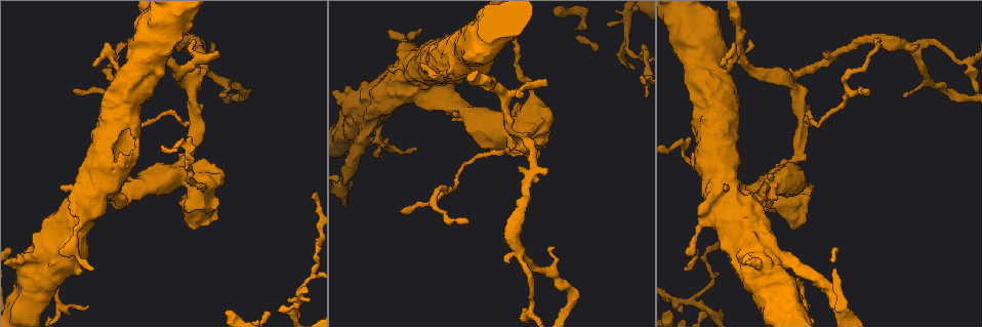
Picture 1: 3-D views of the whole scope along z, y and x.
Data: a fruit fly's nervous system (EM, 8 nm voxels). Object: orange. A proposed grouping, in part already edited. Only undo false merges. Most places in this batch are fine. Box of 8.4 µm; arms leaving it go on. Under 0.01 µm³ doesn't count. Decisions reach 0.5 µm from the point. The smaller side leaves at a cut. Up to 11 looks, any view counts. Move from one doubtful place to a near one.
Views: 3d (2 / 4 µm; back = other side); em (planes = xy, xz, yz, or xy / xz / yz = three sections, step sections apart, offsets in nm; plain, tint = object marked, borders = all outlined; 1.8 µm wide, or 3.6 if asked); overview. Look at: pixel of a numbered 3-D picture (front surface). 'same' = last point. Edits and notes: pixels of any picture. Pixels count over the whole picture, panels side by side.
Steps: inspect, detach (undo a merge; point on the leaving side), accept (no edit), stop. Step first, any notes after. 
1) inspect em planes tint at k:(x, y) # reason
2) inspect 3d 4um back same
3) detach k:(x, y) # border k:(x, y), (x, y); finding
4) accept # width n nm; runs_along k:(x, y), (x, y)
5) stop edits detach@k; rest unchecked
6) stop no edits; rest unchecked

inspect 3d 2um at 1:(575, 294) # sharp bend

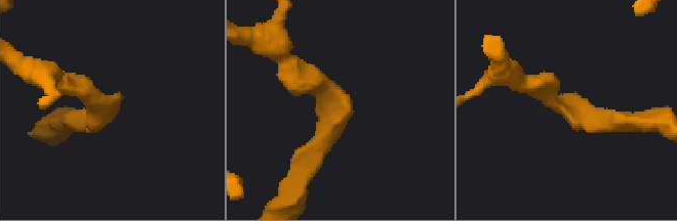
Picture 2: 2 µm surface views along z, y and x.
inspect em 3.6um xy step 16 tint at 2:(567, 104) # arm_widths 190, 190 nm

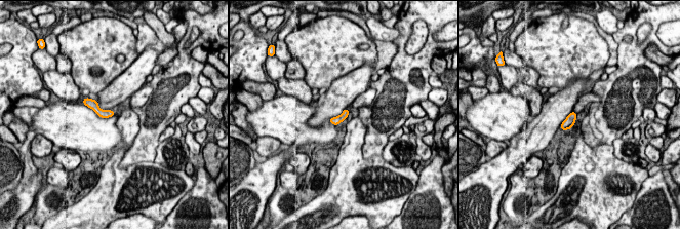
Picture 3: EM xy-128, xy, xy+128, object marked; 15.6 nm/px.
inspect em 3.6um planes tint same

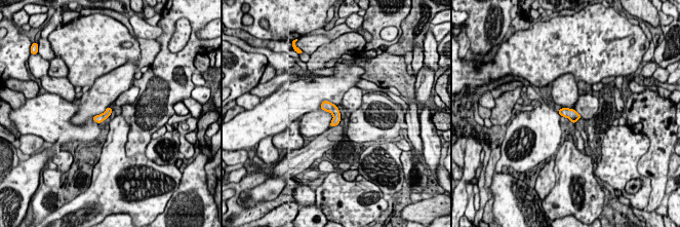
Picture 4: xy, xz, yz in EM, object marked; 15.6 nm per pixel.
accept # width 130 nm; continuous, no second neuron

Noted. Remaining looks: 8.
inspect 3d 2um at 1:(793, 77) # sharp bend

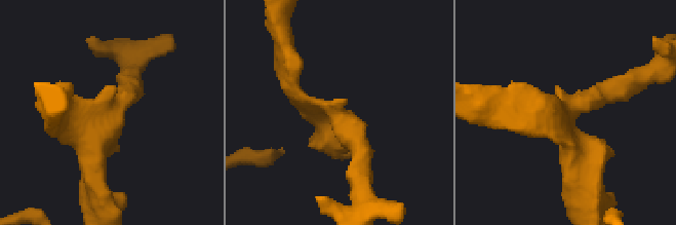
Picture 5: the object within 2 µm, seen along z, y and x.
inspect em planes tint at 5:(569, 115) # now the EM

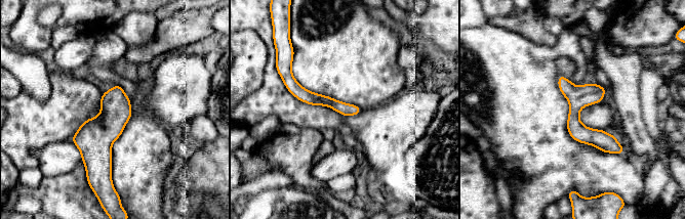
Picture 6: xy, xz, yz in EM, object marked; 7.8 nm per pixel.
accept # width 100 nm; runs_along 6:(560, 78), (574, 122), (620, 147); one neuron here

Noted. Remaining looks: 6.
inspect 3d 4um at 1:(528, 122) # thick turns thin

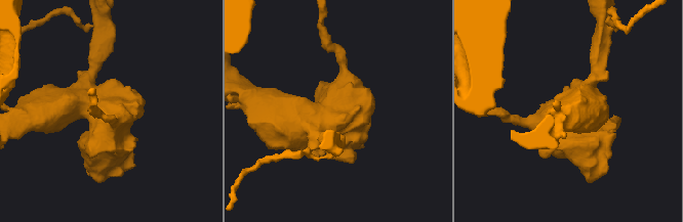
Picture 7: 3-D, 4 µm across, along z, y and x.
inspect em 3.6um planes borders at 7:(338, 107)

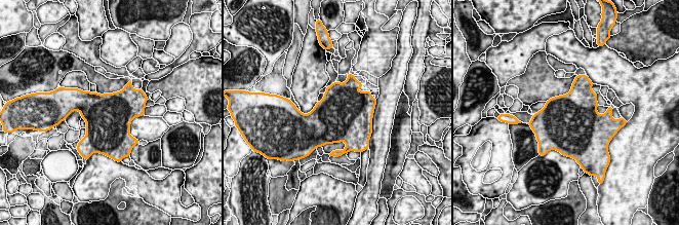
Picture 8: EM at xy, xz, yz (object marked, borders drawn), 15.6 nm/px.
accept # width 700 nm; all the same neuron

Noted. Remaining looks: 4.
inspect em planes plain at 1:(693, 300) # three-way junction

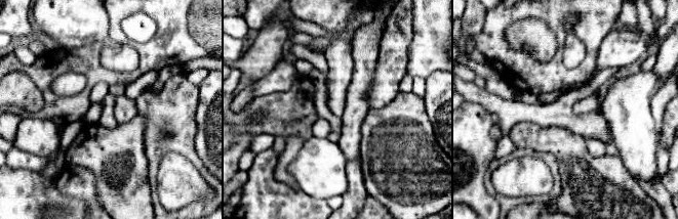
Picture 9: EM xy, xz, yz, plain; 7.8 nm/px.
inspect em planes tint same # with the object marked

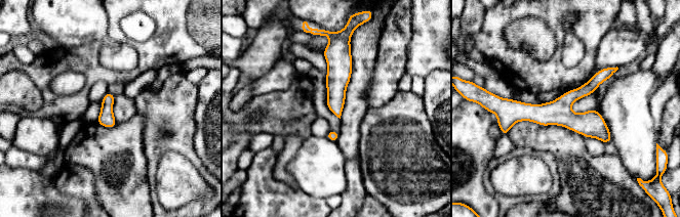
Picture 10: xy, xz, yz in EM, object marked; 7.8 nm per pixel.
detach 10:(591, 124) # two neurons meet here

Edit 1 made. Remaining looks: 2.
stop edits detach@10; rest unchecked

